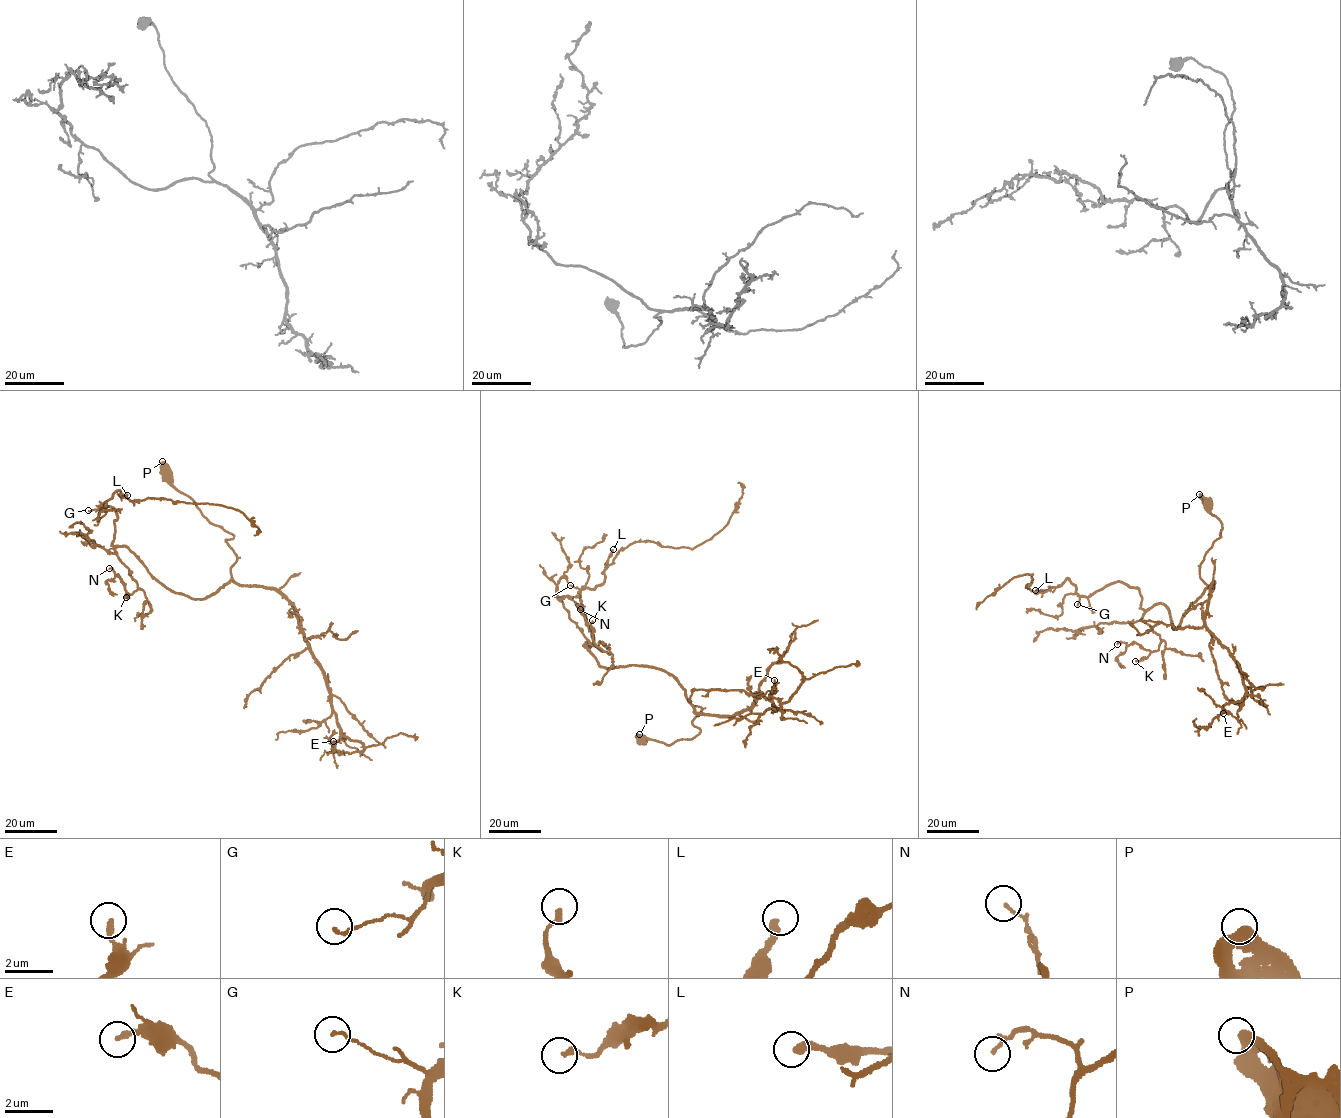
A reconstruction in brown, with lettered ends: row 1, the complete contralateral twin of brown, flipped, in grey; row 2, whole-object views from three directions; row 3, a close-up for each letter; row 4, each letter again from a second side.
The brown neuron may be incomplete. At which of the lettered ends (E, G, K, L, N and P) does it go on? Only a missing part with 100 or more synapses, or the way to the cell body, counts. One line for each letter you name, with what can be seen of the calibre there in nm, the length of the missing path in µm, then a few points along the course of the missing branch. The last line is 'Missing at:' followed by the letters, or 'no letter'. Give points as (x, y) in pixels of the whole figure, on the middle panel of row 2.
L: Thickness 360 nm. Missing length about 60 µm. Course of what is missing: (613, 549), (621, 519), (619, 493), (644, 483), (658, 472), (659, 463)
Missing at: L

